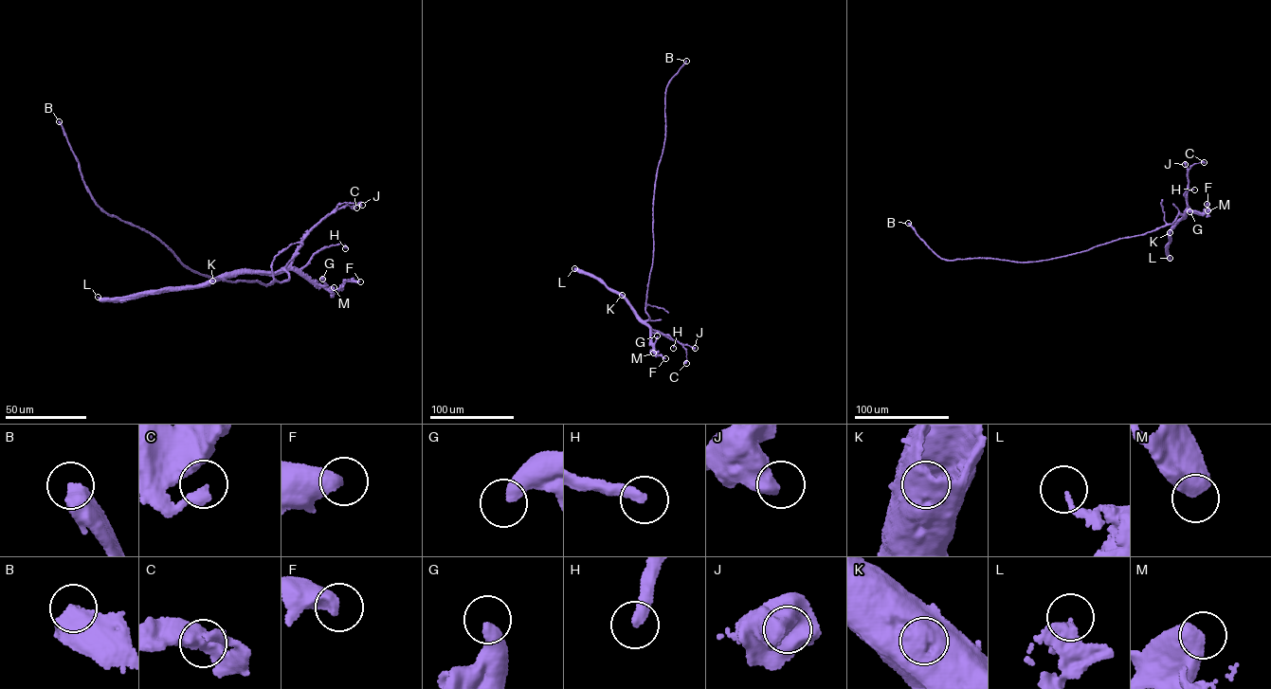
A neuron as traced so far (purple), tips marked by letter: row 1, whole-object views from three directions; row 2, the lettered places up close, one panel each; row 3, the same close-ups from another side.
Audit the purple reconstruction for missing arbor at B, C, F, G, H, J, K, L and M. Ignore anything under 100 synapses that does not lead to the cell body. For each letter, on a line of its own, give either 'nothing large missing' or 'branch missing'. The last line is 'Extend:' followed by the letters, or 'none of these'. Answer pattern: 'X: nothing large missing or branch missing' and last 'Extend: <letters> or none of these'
B: branch missing
C: nothing large missing
F: nothing large missing
G: nothing large missing
H: nothing large missing
J: nothing large missing
K: nothing large missing
L: nothing large missing
M: nothing large missing
Extend: B

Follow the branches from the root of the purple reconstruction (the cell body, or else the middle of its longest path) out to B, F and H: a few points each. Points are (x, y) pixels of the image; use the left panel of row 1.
B: (228, 275), (284, 270), (288, 279), (266, 285), (201, 274), (150, 233), (106, 214), (59, 121)
F: (228, 275), (292, 270), (324, 288), (336, 291), (346, 281), (360, 281)
H: (228, 275), (295, 271), (304, 266), (314, 255), (327, 246), (340, 244), (345, 248)

